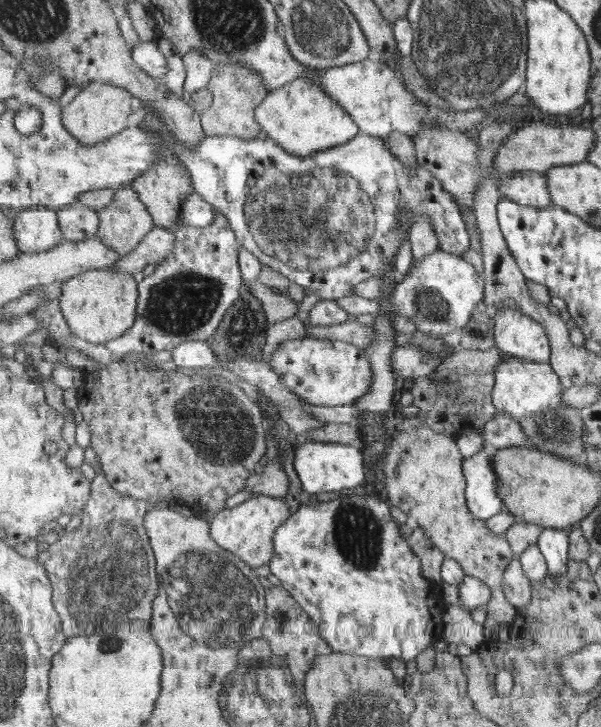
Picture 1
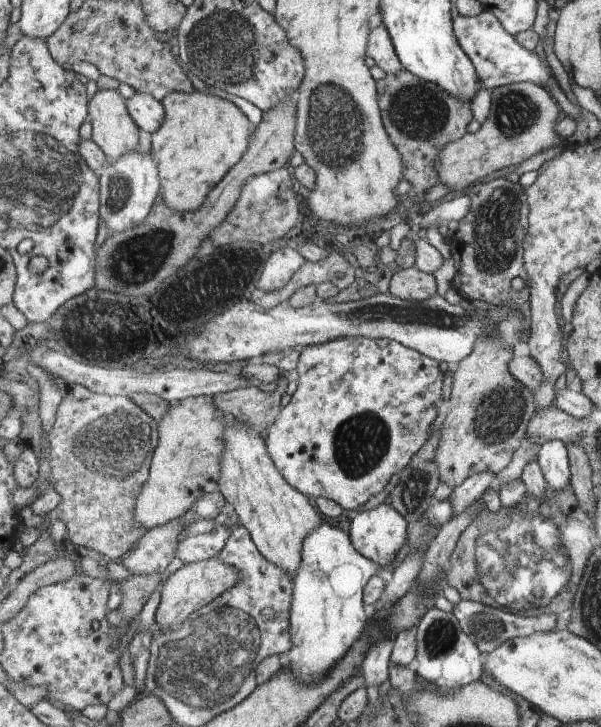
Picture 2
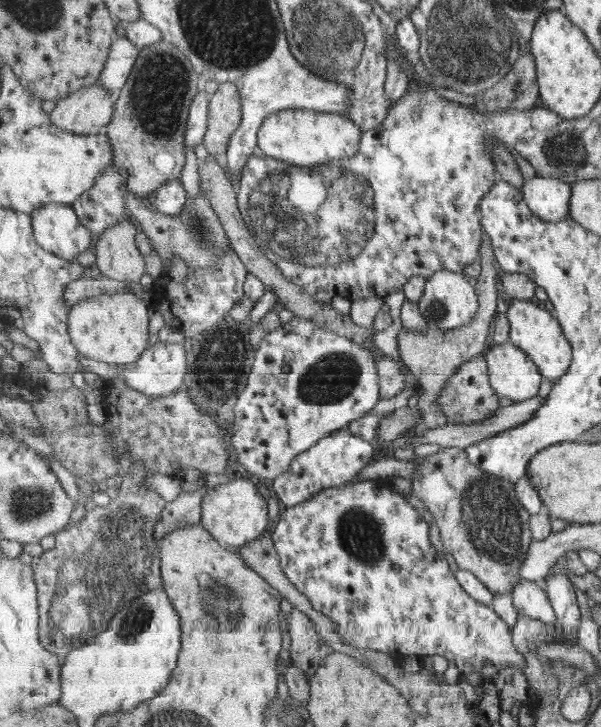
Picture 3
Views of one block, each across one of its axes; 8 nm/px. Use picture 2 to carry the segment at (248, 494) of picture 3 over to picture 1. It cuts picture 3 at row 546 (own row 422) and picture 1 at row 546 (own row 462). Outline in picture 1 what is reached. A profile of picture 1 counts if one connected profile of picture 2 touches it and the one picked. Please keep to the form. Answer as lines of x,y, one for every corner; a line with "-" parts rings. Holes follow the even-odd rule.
257,494
232,508
216,513
211,520
210,532
219,546
244,559
252,568
255,568
270,564
276,554
274,537
277,529
291,517
291,510
281,497

